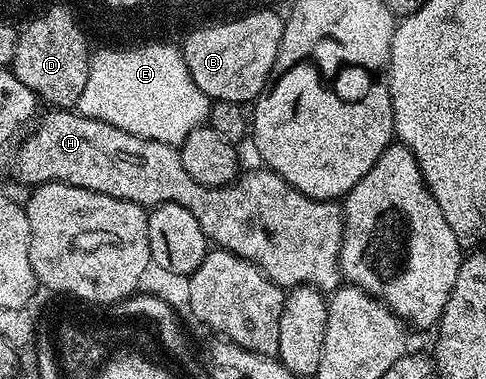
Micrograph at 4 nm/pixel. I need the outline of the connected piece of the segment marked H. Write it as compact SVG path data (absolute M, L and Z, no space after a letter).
M49 111L43 117L36 122L37 130L26 139L25 146L17 153L17 177L28 187L39 186L44 181L62 181L142 207L179 203L179 207L187 207L187 211L191 211L191 215L199 219L199 227L203 227L206 238L216 248L226 249L228 253L251 262L286 291L296 289L298 285L333 291L342 284L337 256L343 239L345 219L342 206L336 200L311 199L291 187L268 167L253 169L250 173L242 172L236 181L231 181L228 185L195 183L195 179L187 175L181 154L174 146L159 143L155 139L136 137L111 123L84 117L76 111Z

